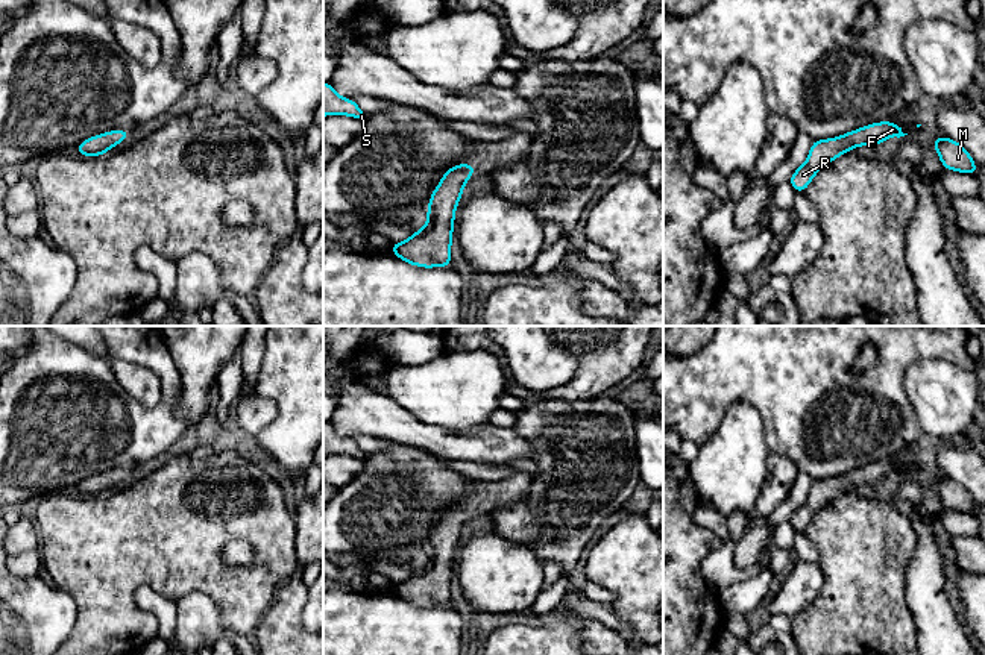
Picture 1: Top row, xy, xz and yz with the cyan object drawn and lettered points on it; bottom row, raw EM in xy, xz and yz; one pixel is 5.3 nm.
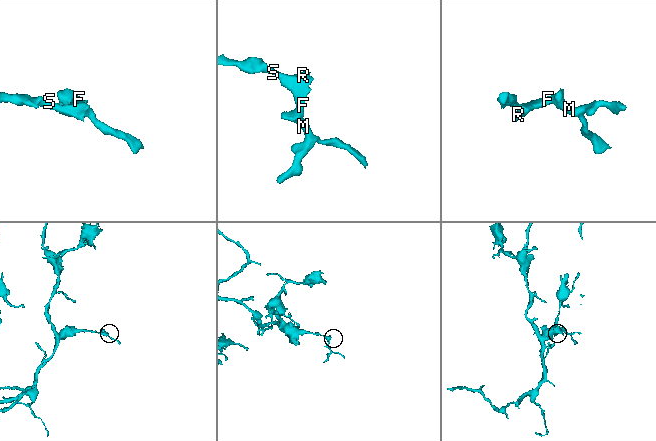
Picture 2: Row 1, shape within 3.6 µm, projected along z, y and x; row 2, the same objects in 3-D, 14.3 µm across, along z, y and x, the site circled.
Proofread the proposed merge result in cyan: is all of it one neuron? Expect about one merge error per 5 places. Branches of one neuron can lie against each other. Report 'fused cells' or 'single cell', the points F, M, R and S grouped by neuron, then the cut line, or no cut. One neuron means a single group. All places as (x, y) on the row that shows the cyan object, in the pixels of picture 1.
single cell | F M R S | no cut

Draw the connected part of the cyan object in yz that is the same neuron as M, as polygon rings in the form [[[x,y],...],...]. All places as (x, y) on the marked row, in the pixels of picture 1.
[[[938,136],[932,146],[938,152],[944,168],[976,176],[977,167],[967,149],[959,143],[946,136]]]

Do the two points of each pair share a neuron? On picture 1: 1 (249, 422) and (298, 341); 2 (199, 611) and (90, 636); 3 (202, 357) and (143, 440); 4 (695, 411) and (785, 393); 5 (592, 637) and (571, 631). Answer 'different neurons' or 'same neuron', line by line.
1: different neurons
2: different neurons
3: different neurons
4: same neuron
5: different neurons

